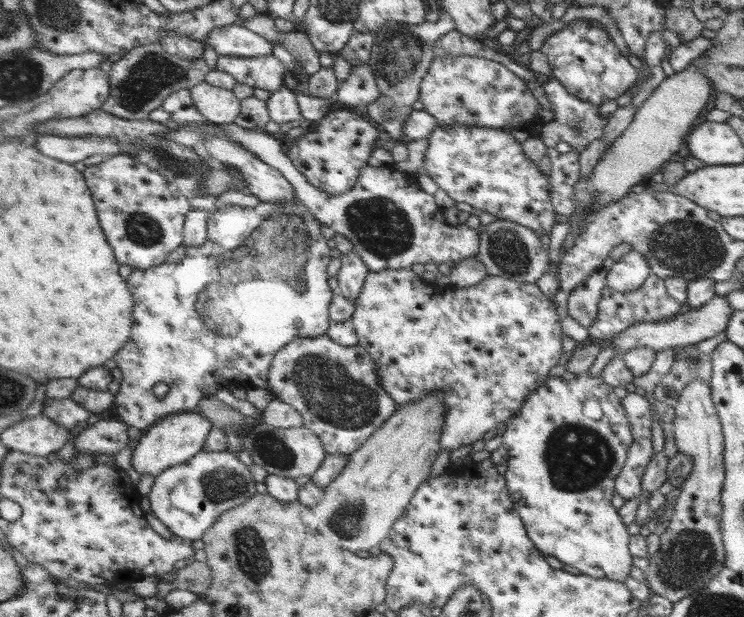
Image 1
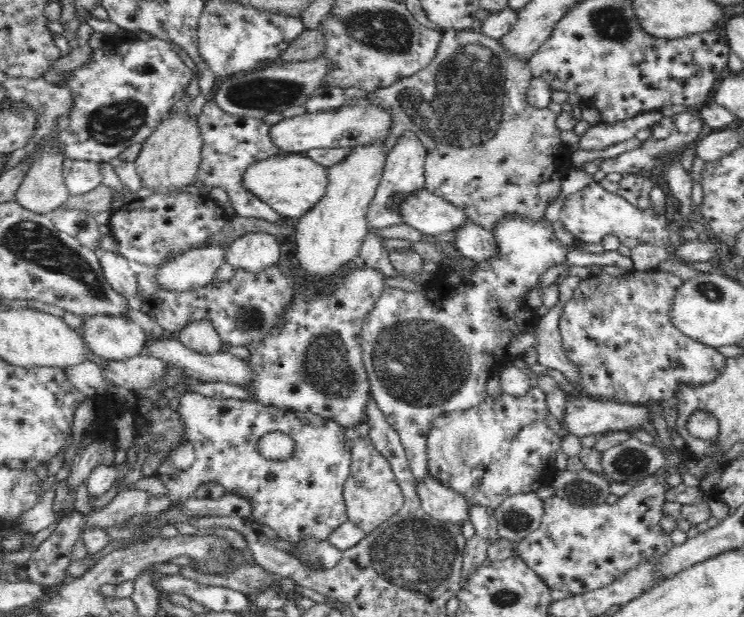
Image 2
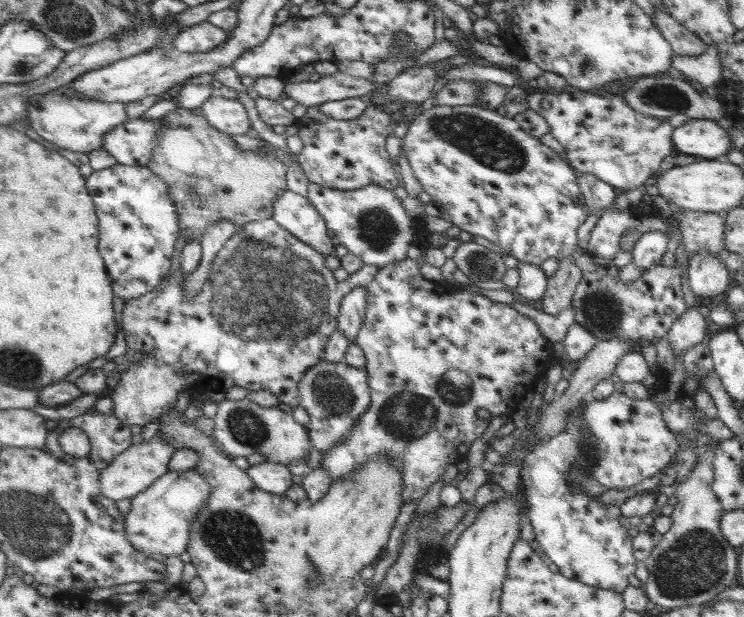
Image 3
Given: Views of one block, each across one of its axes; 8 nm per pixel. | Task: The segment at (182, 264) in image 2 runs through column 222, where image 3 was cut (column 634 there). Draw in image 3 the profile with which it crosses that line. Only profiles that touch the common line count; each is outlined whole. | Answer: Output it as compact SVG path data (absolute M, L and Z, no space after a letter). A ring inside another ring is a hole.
M645 232L639 236L639 240L635 242L633 250L631 250L631 264L649 270L653 266L659 266L665 254L665 246L667 246L669 238L661 232Z

